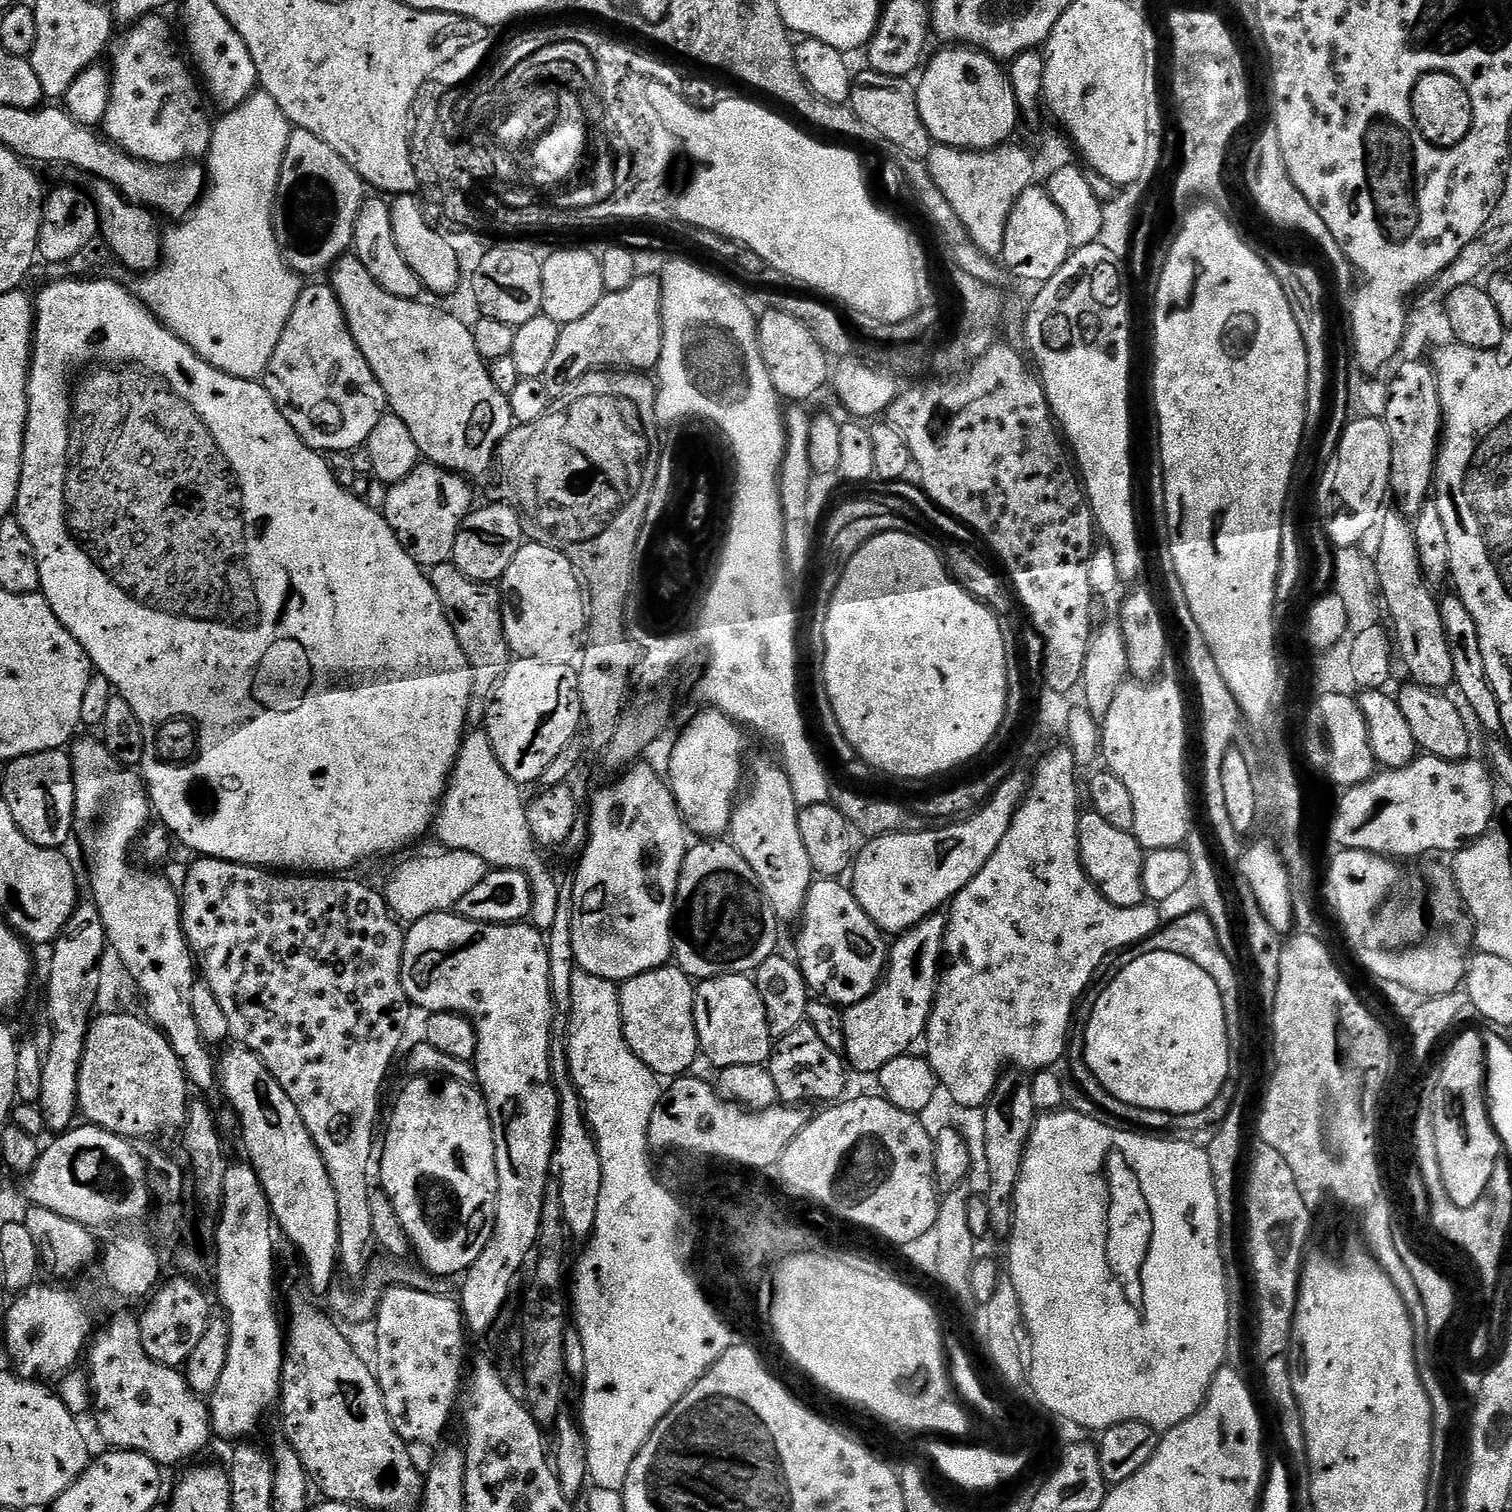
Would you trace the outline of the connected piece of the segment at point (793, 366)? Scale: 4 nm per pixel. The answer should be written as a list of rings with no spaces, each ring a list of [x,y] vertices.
[[[771,310],[761,311],[756,329],[766,370],[770,370],[770,382],[774,382],[774,390],[785,401],[804,402],[800,400],[808,400],[826,388],[830,380],[830,357],[798,318]]]

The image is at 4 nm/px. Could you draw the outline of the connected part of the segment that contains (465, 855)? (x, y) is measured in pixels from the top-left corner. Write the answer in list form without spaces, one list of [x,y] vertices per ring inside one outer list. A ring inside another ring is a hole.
[[[440,850],[437,856],[416,856],[413,860],[402,861],[393,870],[388,885],[382,888],[384,903],[397,921],[410,926],[430,914],[455,910],[464,895],[474,890],[489,871],[487,862],[466,850]]]

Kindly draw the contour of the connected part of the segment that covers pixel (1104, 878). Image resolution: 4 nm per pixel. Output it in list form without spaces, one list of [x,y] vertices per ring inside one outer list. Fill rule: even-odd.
[[[1084,810],[1081,811],[1078,822],[1078,846],[1080,847],[1080,861],[1090,882],[1105,898],[1114,902],[1114,906],[1133,908],[1145,903],[1143,866],[1146,852],[1131,832],[1110,826],[1110,822],[1102,818],[1102,814]]]

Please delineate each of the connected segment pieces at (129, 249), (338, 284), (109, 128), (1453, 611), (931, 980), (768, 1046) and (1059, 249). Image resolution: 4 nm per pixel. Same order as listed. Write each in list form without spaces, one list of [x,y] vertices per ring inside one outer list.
[[[96,180],[94,186],[96,213],[100,216],[98,236],[105,240],[116,260],[120,259],[126,267],[133,268],[136,274],[151,272],[162,255],[162,228],[156,225],[157,217],[149,209],[129,202],[117,188],[110,186],[105,180]]]
[[[345,254],[332,265],[330,283],[350,326],[350,334],[354,342],[358,342],[358,350],[362,350],[362,358],[370,362],[370,370],[374,370],[374,378],[378,378],[378,386],[382,386],[385,405],[391,415],[402,418],[402,423],[410,429],[421,457],[427,463],[437,464],[465,478],[480,476],[483,472],[485,475],[492,467],[497,448],[514,427],[514,421],[508,398],[494,386],[488,364],[478,354],[478,346],[474,346],[471,327],[458,317],[440,308],[431,308],[420,300],[386,294],[354,254]]]
[[[149,14],[125,31],[128,33],[125,34],[112,64],[110,63],[112,93],[102,132],[113,144],[117,144],[137,160],[145,160],[148,164],[175,166],[207,157],[214,120],[213,117],[208,117],[208,112],[204,109],[204,100],[200,97],[202,88],[189,61],[180,57],[180,48],[172,37],[171,26],[160,16],[163,15]]]
[[[1449,594],[1439,601],[1442,614],[1443,632],[1446,636],[1447,646],[1450,649],[1450,658],[1454,665],[1453,685],[1464,696],[1469,708],[1474,712],[1479,724],[1489,737],[1503,737],[1501,710],[1490,686],[1485,667],[1483,665],[1481,643],[1478,640],[1477,624],[1473,615],[1466,609],[1465,604],[1455,594]]]
[[[947,915],[928,916],[910,931],[895,937],[886,965],[886,975],[876,991],[857,1004],[847,1005],[844,1012],[843,1055],[851,1071],[879,1074],[882,1066],[905,1055],[916,1039],[925,1035],[936,988],[940,985],[944,935],[948,929]]]
[[[751,975],[712,976],[695,985],[692,1013],[700,1039],[703,1059],[723,1070],[730,1066],[767,1065],[772,1057],[774,1039],[767,1026],[766,1007]]]
[[[1033,186],[1026,189],[1018,198],[1018,202],[1014,202],[1010,210],[1010,218],[1006,222],[1002,257],[1003,267],[1015,279],[1017,276],[1020,280],[1033,280],[1033,285],[1036,286],[1054,278],[1054,274],[1062,270],[1068,253],[1073,251],[1066,218],[1062,218],[1062,210],[1058,210],[1058,206],[1054,206],[1047,191],[1039,187]]]

